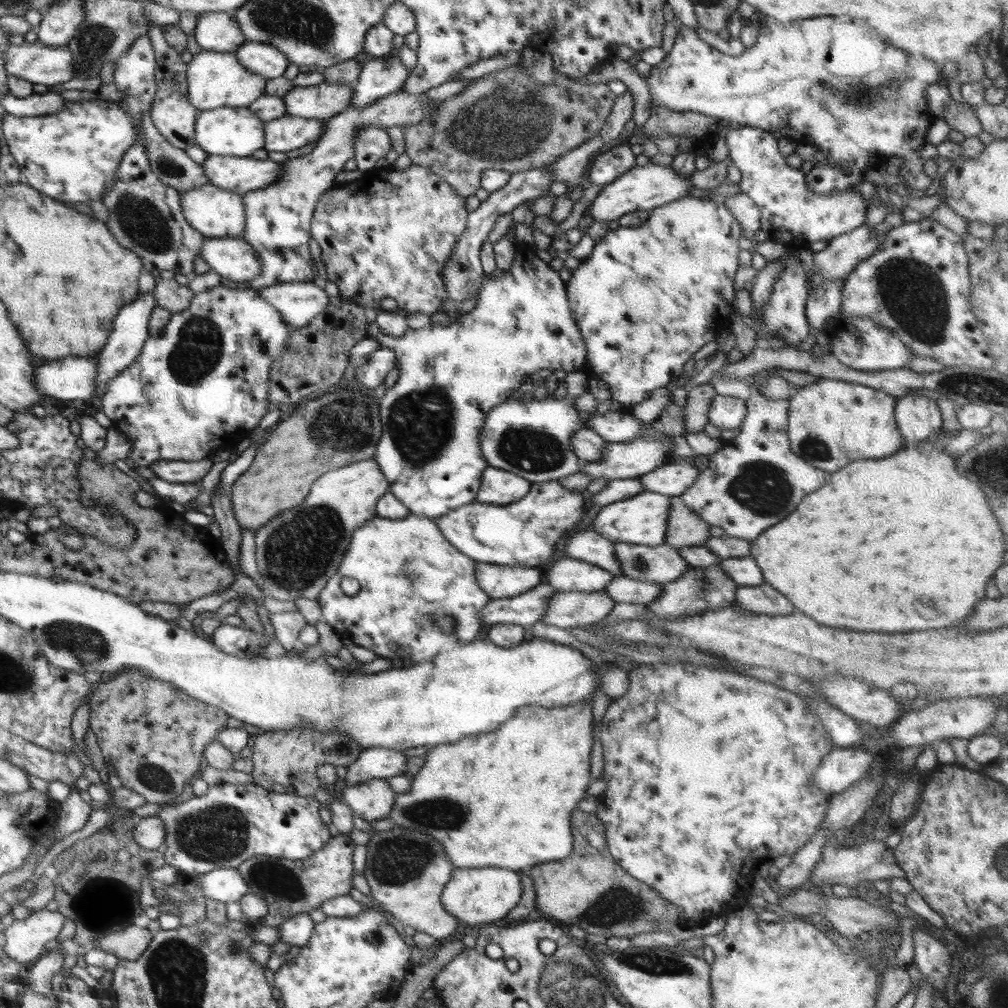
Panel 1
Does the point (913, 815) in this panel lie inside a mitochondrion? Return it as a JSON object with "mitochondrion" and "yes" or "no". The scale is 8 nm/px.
{"mitochondrion":"no"}

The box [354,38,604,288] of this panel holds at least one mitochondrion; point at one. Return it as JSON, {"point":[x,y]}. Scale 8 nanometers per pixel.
{"point":[508,120]}

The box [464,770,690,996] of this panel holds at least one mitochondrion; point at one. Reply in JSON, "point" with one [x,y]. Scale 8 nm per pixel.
{"point":[618,905]}

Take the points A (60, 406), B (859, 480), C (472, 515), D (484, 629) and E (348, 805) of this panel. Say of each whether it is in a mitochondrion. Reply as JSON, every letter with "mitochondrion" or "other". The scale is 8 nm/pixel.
{"A":"other","B":"other","C":"other","D":"other","E":"other"}

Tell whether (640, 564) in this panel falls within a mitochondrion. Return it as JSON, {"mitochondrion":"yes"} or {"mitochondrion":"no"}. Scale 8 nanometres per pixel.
{"mitochondrion":"yes"}

